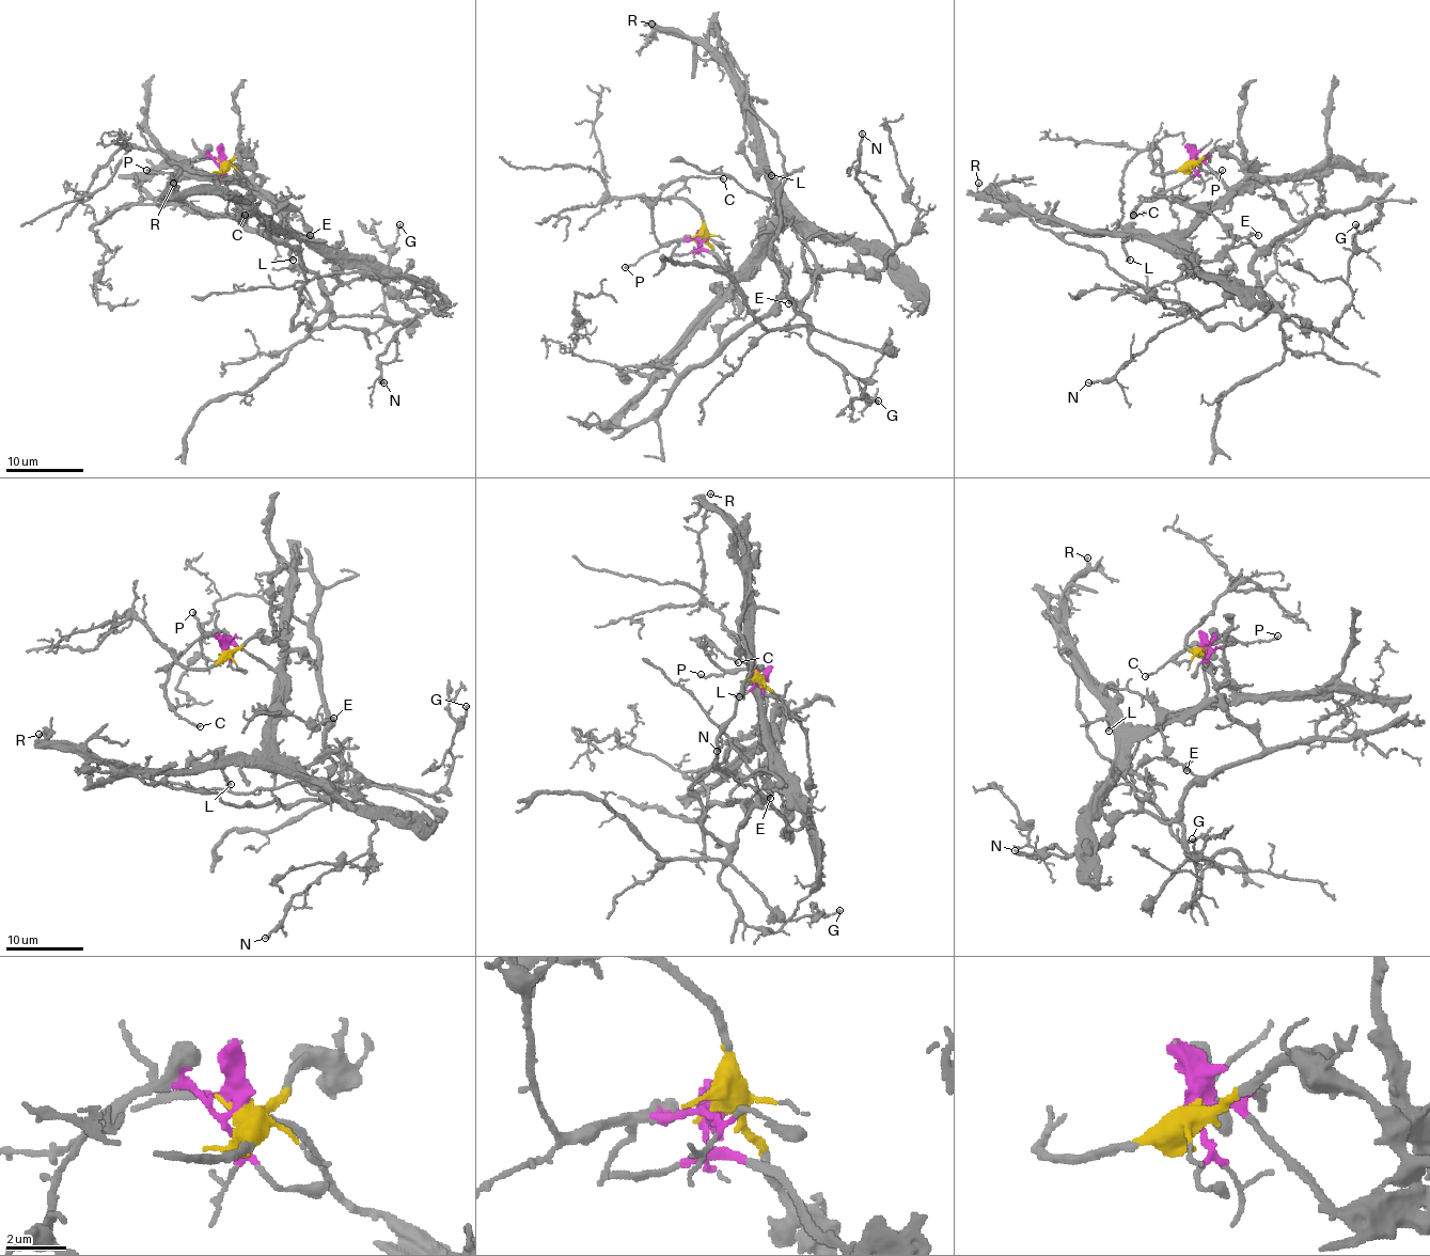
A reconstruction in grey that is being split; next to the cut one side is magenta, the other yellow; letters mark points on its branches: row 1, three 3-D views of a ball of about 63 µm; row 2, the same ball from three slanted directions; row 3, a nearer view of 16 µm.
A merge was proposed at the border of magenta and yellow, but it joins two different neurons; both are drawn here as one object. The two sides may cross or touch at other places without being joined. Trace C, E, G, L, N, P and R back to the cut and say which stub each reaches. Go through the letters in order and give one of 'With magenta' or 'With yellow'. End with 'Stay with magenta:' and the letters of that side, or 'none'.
C: With magenta
E: With yellow
G: With yellow
L: With magenta
N: With yellow
P: With magenta
R: With magenta
Stay with magenta: C, L, P, R

